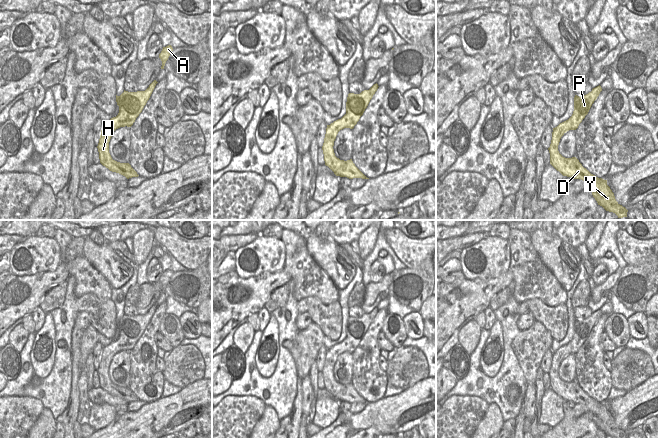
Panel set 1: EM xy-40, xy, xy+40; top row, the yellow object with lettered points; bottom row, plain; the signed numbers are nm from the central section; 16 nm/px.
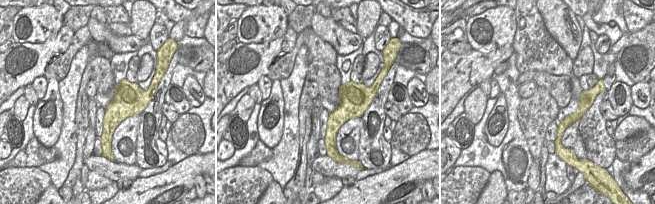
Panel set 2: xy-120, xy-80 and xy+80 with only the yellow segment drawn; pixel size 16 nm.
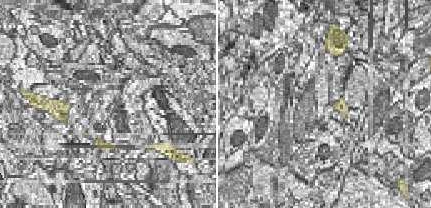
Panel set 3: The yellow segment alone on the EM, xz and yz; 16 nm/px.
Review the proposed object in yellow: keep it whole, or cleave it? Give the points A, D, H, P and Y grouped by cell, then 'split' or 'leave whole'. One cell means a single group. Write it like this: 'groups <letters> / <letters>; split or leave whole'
groups A P / D H Y; split

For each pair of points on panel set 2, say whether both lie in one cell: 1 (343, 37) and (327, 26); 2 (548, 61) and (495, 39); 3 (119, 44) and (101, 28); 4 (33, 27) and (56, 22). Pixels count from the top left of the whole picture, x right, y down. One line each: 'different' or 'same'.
1: same
2: different
3: same
4: same

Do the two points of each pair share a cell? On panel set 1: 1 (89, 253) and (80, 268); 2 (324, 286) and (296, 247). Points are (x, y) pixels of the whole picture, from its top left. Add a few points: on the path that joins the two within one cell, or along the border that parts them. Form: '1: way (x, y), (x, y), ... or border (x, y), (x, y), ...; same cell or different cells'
1: border (82, 255), (102, 275); different cells
2: way (314, 276), (297, 257); same cell

